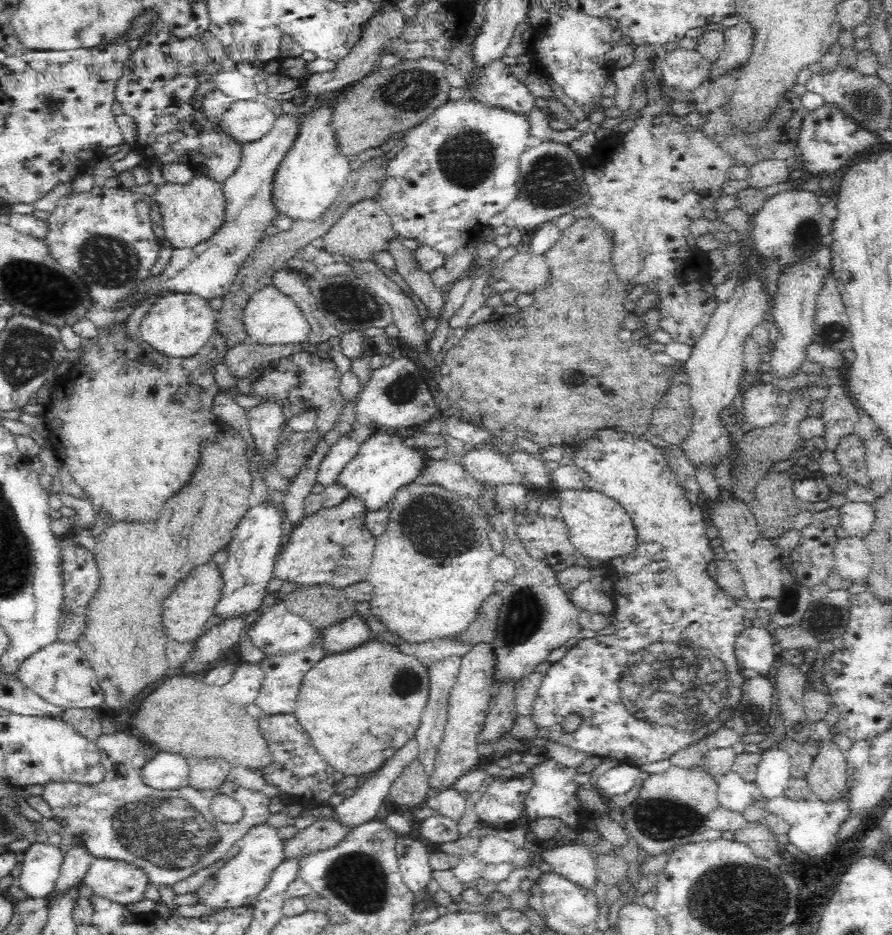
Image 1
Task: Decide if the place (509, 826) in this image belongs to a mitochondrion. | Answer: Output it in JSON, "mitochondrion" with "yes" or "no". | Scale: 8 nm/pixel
{"mitochondrion":"no"}

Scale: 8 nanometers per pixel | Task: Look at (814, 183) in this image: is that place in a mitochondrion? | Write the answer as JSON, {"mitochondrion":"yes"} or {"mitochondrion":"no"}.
{"mitochondrion":"no"}

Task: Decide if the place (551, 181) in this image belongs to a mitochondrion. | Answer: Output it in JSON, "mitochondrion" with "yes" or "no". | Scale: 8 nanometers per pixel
{"mitochondrion":"yes"}

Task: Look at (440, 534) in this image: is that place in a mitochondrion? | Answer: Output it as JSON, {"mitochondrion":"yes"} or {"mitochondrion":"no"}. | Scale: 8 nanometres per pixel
{"mitochondrion":"yes"}

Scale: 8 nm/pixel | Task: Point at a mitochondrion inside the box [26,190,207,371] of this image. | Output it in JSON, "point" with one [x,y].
{"point":[105,260]}

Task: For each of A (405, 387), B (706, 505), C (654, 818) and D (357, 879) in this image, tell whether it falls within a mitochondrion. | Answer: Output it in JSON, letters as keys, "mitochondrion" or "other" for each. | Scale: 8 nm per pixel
{"A":"mitochondrion","B":"other","C":"mitochondrion","D":"mitochondrion"}

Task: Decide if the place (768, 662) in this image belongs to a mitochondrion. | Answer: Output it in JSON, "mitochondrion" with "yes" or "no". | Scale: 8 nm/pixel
{"mitochondrion":"no"}

